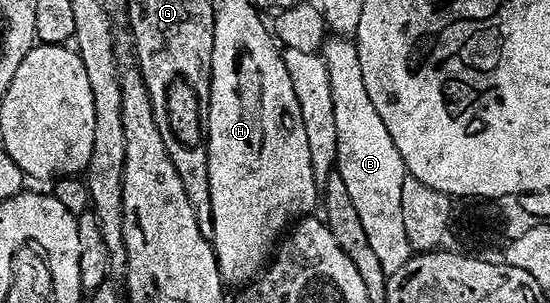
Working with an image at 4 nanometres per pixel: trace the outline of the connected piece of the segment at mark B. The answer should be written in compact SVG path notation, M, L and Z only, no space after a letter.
M331 36L323 43L321 55L328 65L333 92L333 112L337 118L337 173L345 180L345 188L349 188L349 197L353 199L357 208L357 216L361 216L365 236L369 236L369 244L373 248L374 261L379 263L379 268L384 274L398 275L406 269L413 257L409 235L405 232L403 211L403 189L405 180L409 177L407 165L405 160L401 160L401 152L397 152L397 144L393 144L393 136L389 136L389 128L385 128L385 120L381 120L381 112L377 112L377 108L373 108L373 100L369 100L369 88L365 88L365 72L361 72L358 45L350 37Z

